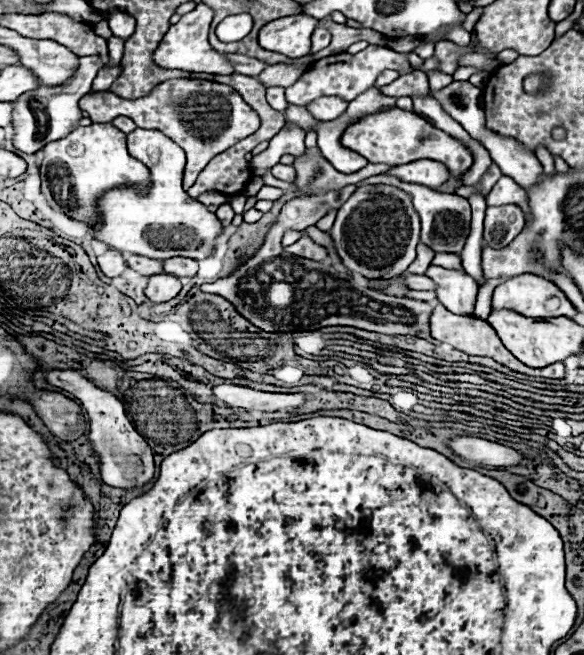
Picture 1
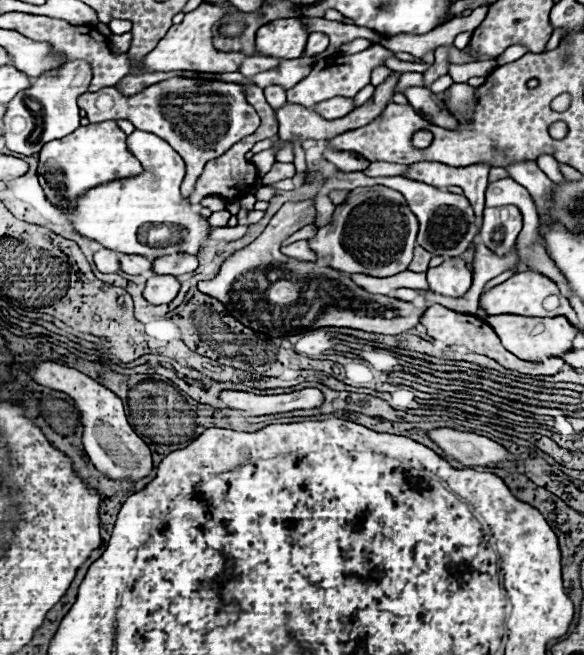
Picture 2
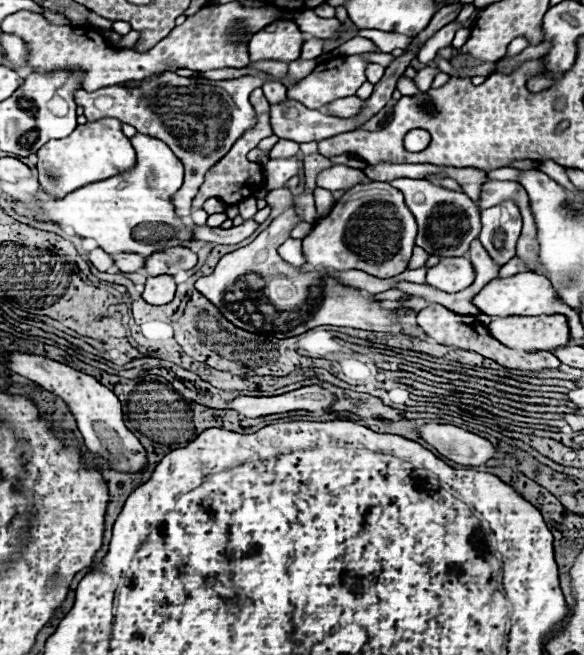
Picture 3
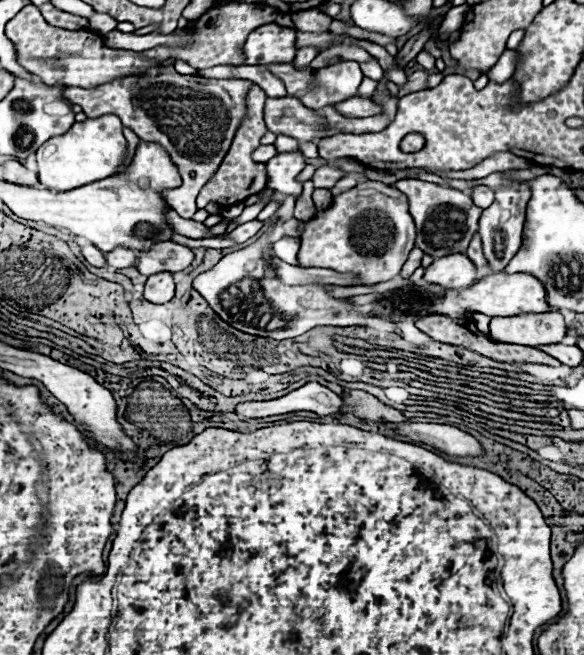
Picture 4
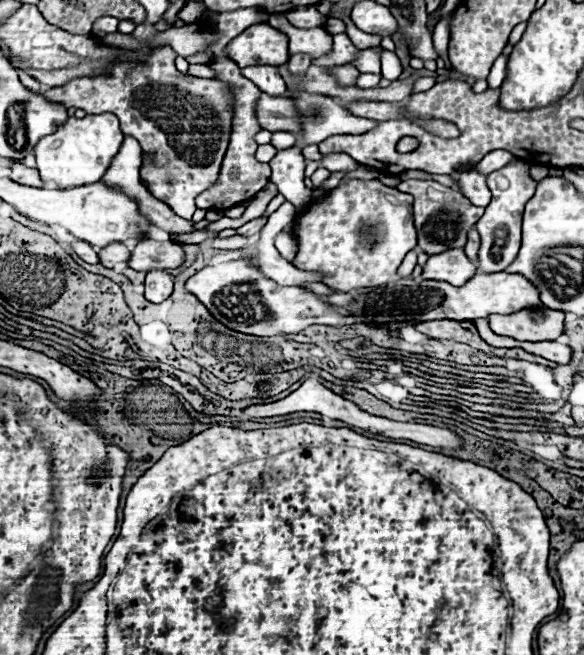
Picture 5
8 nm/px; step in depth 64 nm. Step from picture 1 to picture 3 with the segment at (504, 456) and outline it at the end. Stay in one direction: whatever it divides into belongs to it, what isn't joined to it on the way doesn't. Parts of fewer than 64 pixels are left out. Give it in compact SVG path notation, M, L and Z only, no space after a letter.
M426 424L420 428L420 436L446 458L464 466L484 466L498 454L486 438L450 424Z

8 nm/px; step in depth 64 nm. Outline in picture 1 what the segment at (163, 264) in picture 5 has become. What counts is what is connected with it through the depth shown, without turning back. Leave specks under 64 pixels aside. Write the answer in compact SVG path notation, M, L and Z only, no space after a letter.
M174 256L164 260L164 272L170 272L180 278L192 278L198 274L198 262L184 256Z

